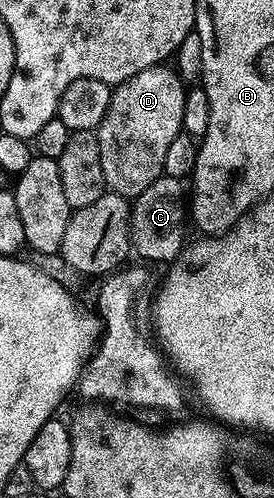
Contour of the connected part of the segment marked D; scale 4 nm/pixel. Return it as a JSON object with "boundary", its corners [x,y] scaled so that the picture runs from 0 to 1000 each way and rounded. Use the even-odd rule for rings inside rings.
{"boundary":[[[613,129],[555,131],[412,179],[391,231],[376,231],[347,265],[361,319],[376,319],[376,359],[394,386],[489,398],[566,359],[595,353],[609,295],[668,263],[675,177],[642,141]],[[617,137],[617,139],[613,139]]]}

